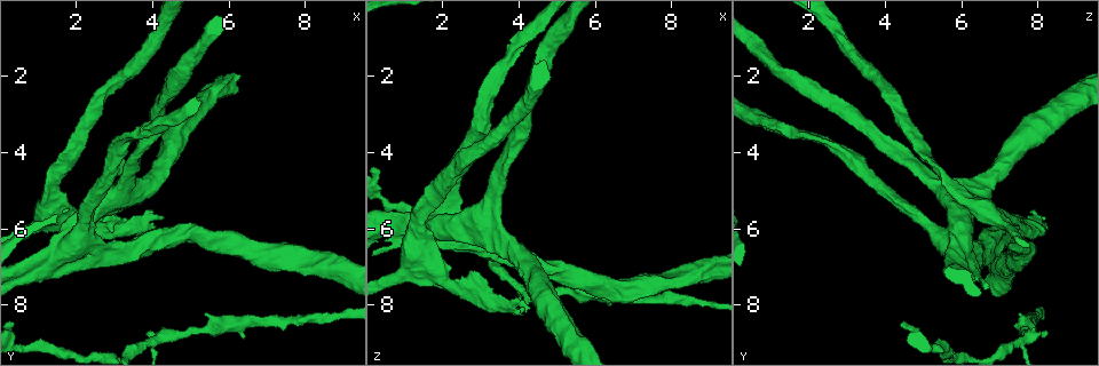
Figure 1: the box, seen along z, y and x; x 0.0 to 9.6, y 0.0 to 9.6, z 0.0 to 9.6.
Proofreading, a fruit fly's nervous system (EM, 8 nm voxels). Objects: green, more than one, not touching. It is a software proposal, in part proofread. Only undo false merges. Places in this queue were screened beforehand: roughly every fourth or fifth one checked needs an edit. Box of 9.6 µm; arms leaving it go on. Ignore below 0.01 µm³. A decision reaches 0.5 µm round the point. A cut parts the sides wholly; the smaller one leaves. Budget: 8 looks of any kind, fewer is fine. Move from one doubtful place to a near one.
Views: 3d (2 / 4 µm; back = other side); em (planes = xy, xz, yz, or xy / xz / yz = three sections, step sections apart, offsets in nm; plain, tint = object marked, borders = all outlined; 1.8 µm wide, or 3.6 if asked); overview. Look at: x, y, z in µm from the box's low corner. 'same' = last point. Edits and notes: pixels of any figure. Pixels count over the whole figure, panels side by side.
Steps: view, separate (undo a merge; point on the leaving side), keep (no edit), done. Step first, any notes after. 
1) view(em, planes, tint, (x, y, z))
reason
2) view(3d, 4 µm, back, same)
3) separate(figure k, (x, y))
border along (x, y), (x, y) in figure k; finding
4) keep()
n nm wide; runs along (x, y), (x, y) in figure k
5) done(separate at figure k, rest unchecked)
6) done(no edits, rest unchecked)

view(em, 3.6 µm, planes, tint, (3.20, 5.15, 5.90))
thick turns thin

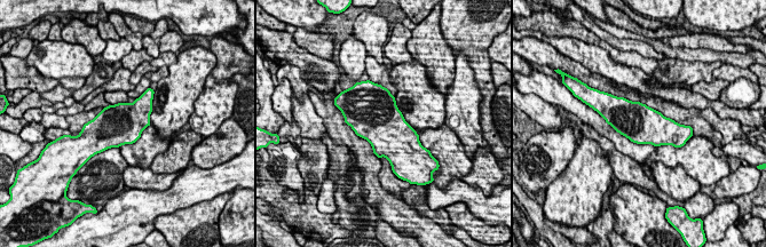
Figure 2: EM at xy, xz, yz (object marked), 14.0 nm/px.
keep()
550 nm wide; all the same cell

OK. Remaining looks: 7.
view(em, yz, step 16, tint, (3.80, 5.70, 8.00))
thick turns thin

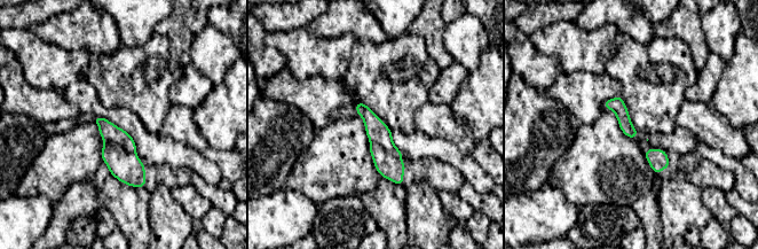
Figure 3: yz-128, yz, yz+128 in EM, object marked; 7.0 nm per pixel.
view(em, planes, tint, same)
another direction

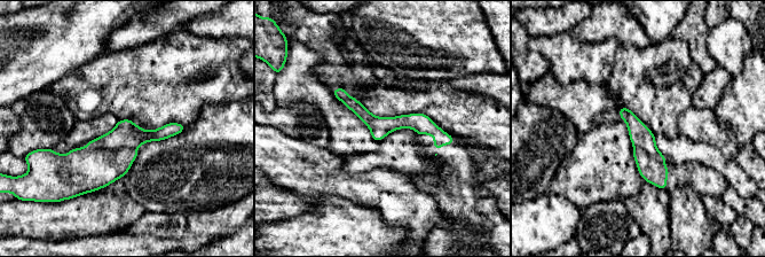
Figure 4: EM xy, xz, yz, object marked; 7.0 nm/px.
separate(figure 4, (125, 134))
150 nm wide; border along (85, 147), (89, 149), (136, 148) in figure 4; a second cell is stuck on

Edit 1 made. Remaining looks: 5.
view(overview)
see it whole again

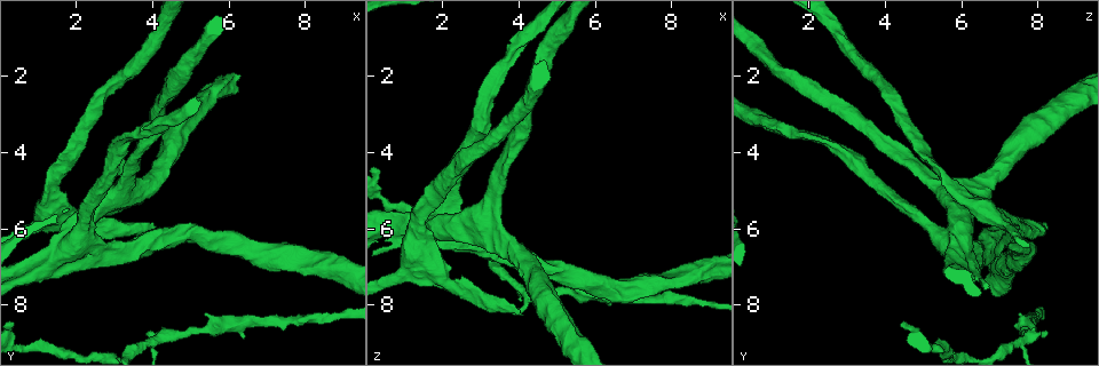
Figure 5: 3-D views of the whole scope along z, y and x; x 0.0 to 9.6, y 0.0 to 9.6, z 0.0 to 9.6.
view(3d, 4 µm, (0.80, 7.25, 6.05))
touches itself

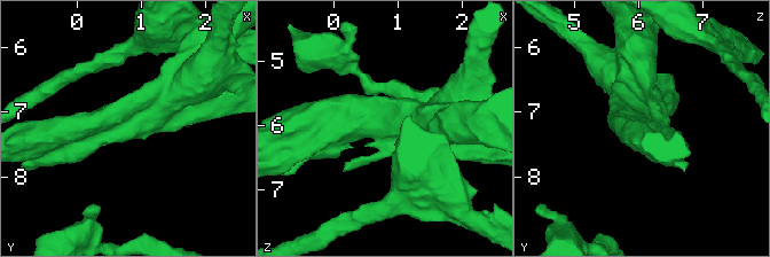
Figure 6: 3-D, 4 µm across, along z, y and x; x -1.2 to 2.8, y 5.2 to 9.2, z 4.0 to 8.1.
view(em, xy, step 8, tint, (0.80, 7.20, 6.10))
need the tissue

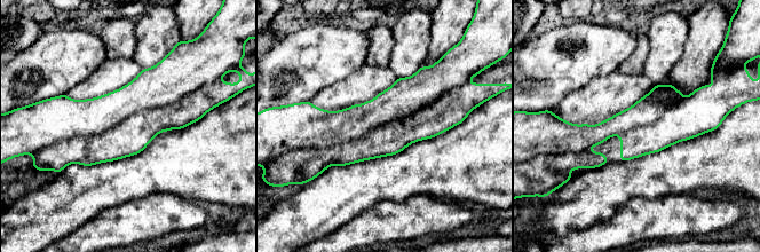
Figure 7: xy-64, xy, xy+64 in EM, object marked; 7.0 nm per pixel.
separate(figure 7, (131, 136))
400 nm wide; two cells meet here

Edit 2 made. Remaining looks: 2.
done(separate at figure 4, separate at figure 7, rest unchecked)

